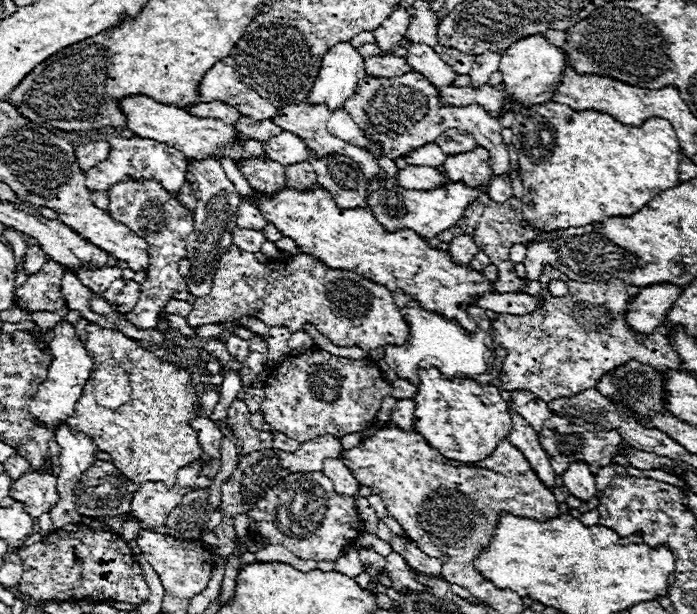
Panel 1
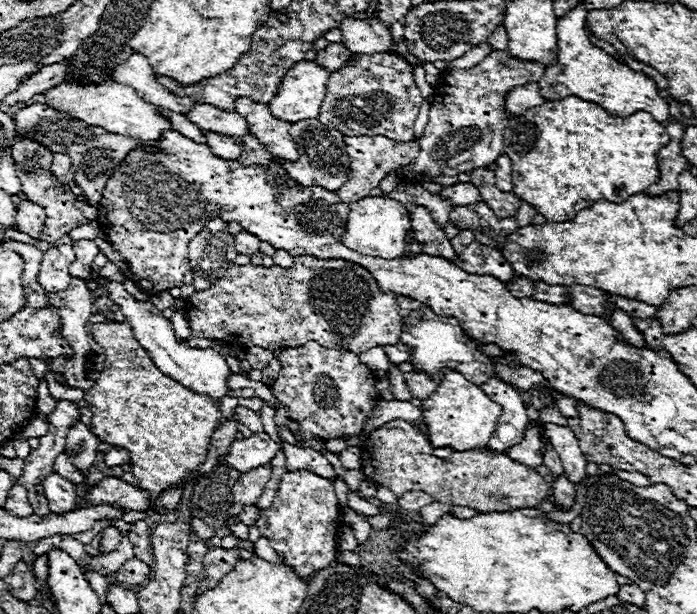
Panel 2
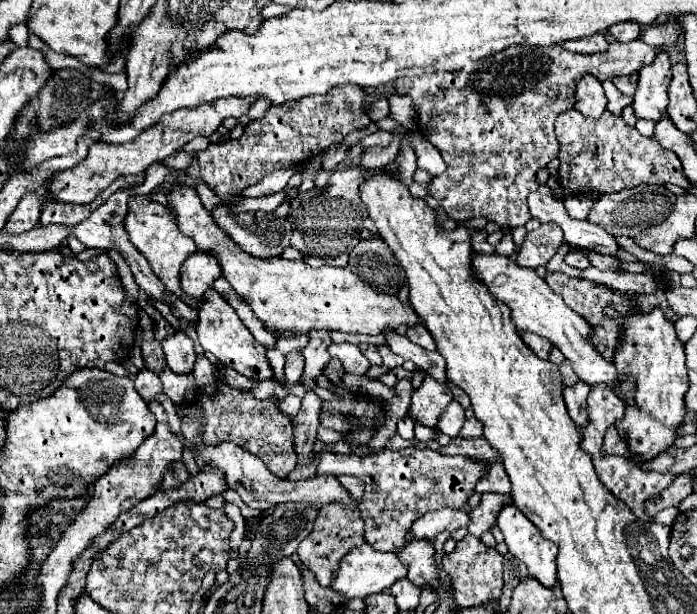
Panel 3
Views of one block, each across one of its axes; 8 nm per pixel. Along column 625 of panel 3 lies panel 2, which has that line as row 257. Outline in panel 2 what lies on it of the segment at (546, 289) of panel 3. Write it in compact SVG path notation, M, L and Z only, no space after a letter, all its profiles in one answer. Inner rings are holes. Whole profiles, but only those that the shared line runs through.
M368 196L368 198L362 198L360 202L350 204L348 226L344 232L344 246L368 256L400 258L404 252L404 236L408 228L410 228L410 218L404 204L400 204L394 198Z

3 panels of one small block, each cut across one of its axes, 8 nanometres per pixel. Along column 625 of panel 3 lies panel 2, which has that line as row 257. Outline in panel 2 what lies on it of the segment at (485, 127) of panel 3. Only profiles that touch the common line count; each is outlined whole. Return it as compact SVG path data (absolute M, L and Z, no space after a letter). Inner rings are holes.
M68 234L60 236L50 248L44 252L40 262L38 282L46 292L60 292L66 290L70 284L70 264L74 262L74 248Z

